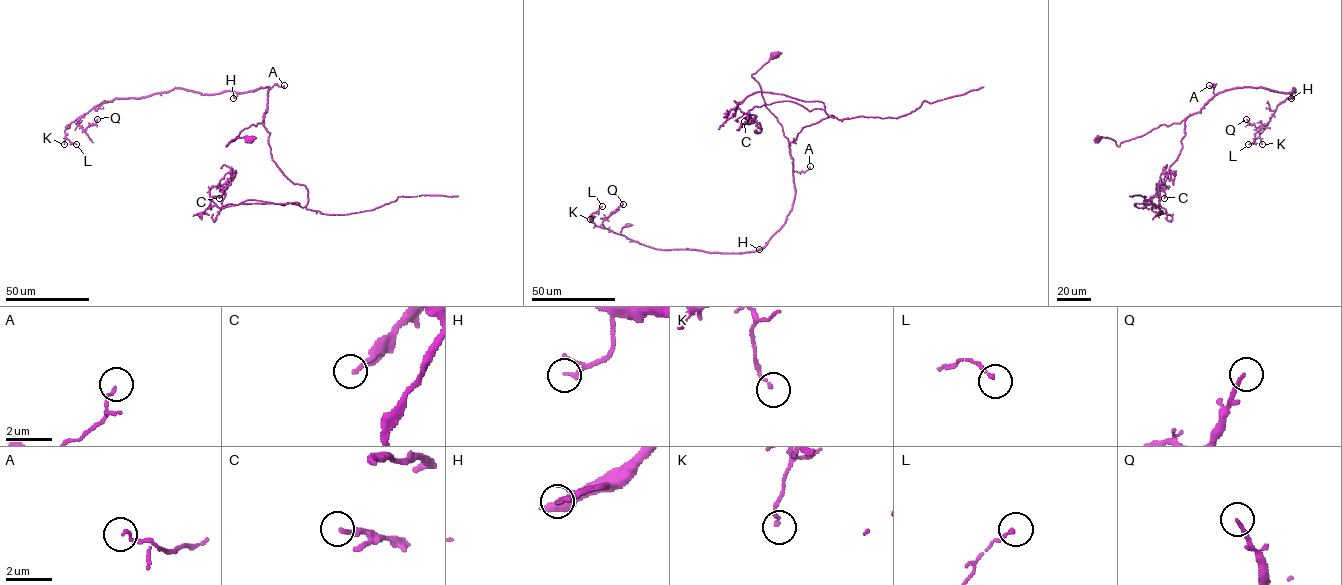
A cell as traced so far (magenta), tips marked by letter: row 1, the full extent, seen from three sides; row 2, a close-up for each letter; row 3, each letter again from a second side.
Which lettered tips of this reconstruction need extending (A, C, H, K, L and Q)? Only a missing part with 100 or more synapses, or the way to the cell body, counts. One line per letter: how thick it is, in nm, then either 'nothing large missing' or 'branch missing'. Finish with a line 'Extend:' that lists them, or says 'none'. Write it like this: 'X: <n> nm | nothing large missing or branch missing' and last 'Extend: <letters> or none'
A: 120 nm | nothing large missing
C: 190 nm | nothing large missing
H: 120 nm | nothing large missing
K: 130 nm | nothing large missing
L: 140 nm | nothing large missing
Q: 170 nm | nothing large missing
Extend: none

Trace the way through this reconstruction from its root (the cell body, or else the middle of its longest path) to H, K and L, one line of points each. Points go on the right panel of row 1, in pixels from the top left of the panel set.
H: (1097, 139), (1109, 137), (1119, 146), (1161, 125), (1180, 123), (1216, 94), (1233, 88), (1262, 87), (1291, 98)
K: (1097, 139), (1119, 146), (1180, 123), (1228, 89), (1296, 94), (1294, 88), (1260, 134), (1262, 144)
L: (1097, 139), (1119, 146), (1180, 123), (1228, 89), (1296, 94), (1294, 88), (1248, 144)

